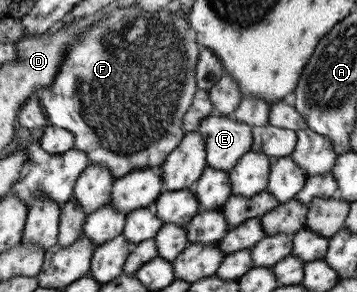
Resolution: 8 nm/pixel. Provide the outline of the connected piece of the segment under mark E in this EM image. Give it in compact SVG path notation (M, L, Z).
M211 114L198 124L197 131L204 139L206 166L229 172L236 161L251 149L250 125L226 115Z

